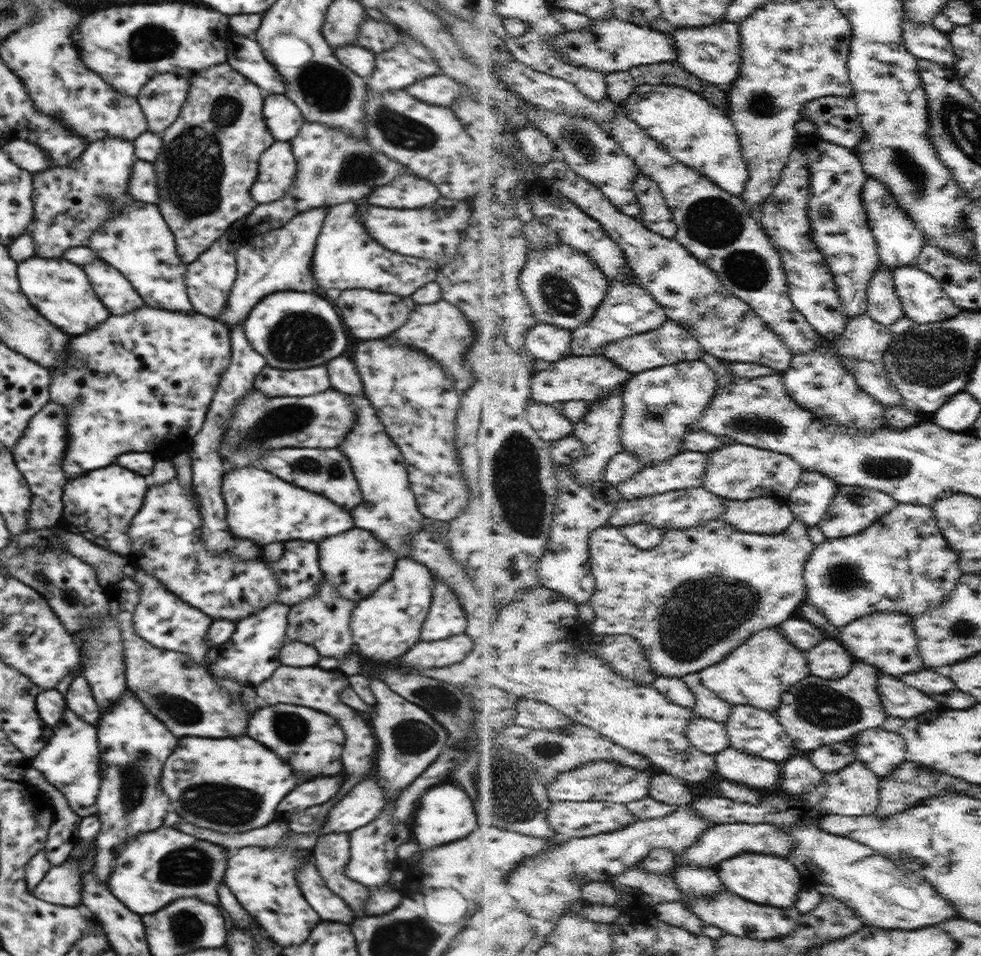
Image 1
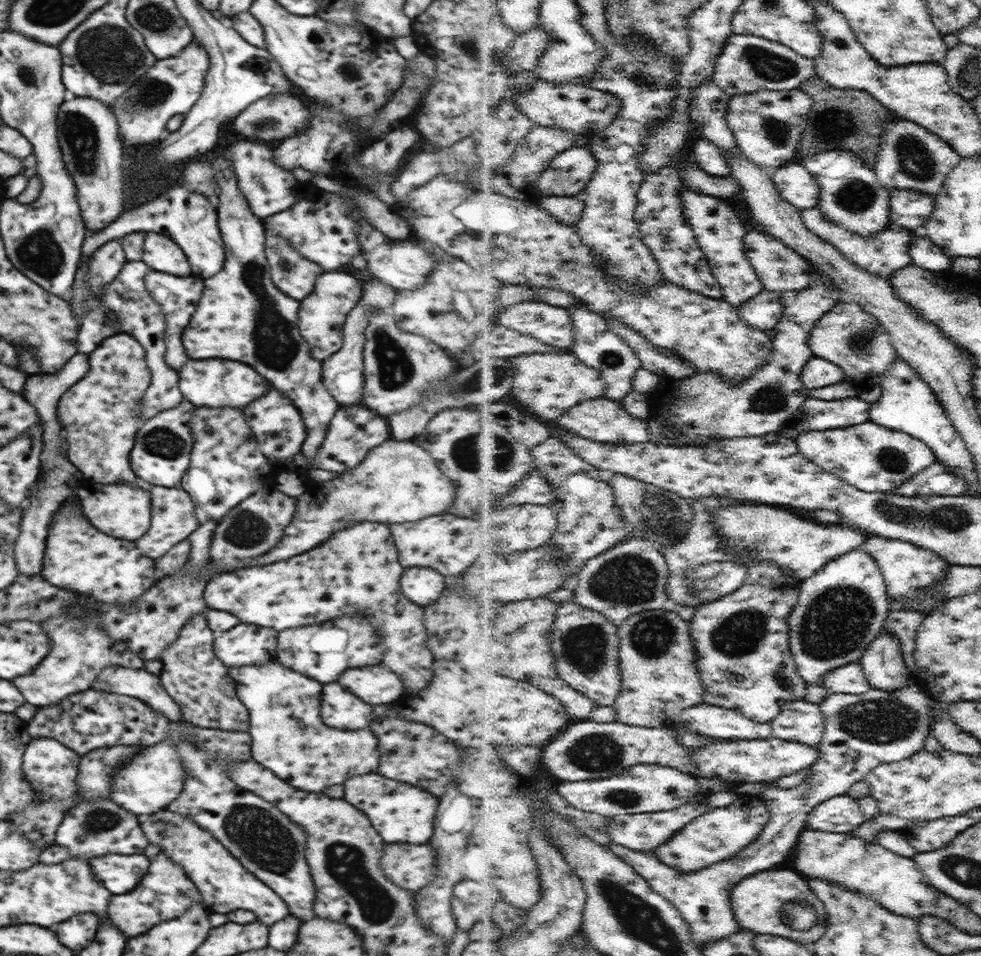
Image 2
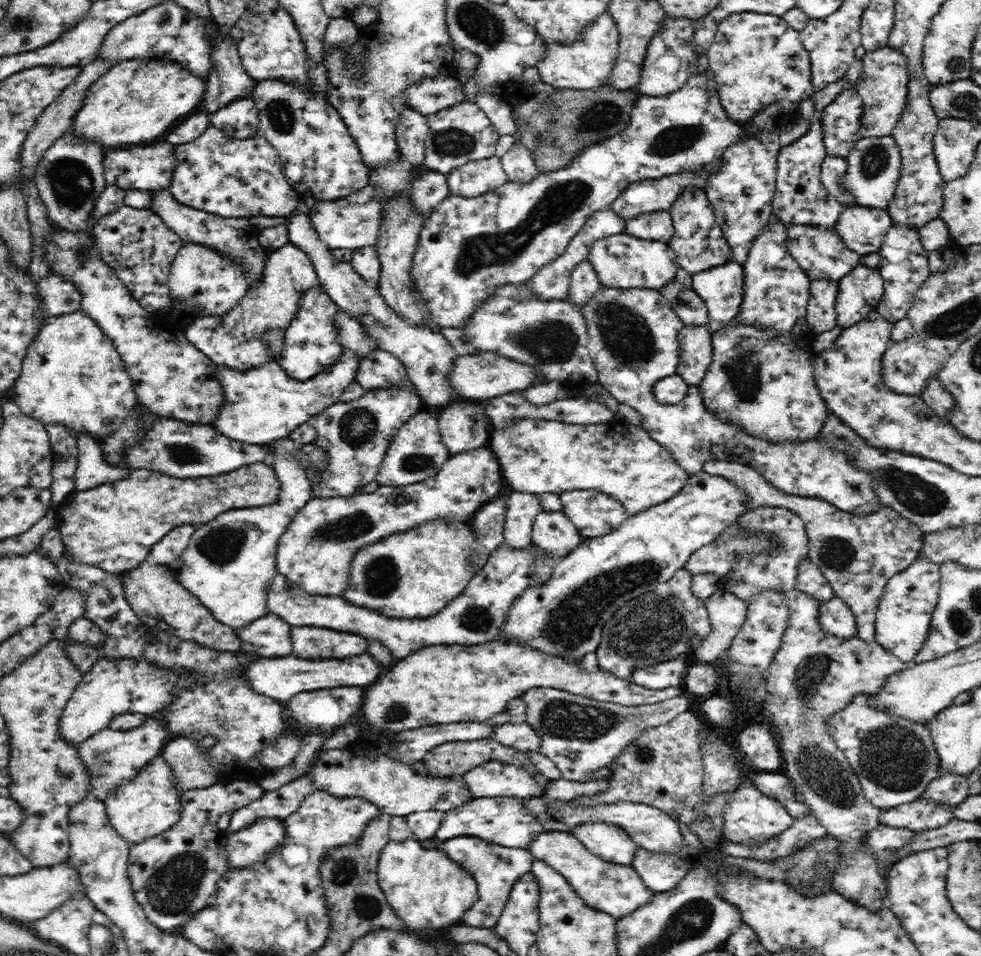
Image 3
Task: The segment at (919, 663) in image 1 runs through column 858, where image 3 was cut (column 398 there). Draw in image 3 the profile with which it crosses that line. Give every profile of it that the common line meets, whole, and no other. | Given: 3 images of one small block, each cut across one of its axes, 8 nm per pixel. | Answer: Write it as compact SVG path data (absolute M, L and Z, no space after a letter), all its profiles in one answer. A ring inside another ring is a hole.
M500 545L485 564L485 569L472 576L455 599L428 619L387 619L378 612L346 602L340 595L308 594L280 573L274 574L266 586L266 612L278 616L291 627L331 628L366 638L379 638L390 647L394 659L399 660L422 646L474 645L491 641L503 624L510 602L532 582L532 568L526 549L514 551Z

